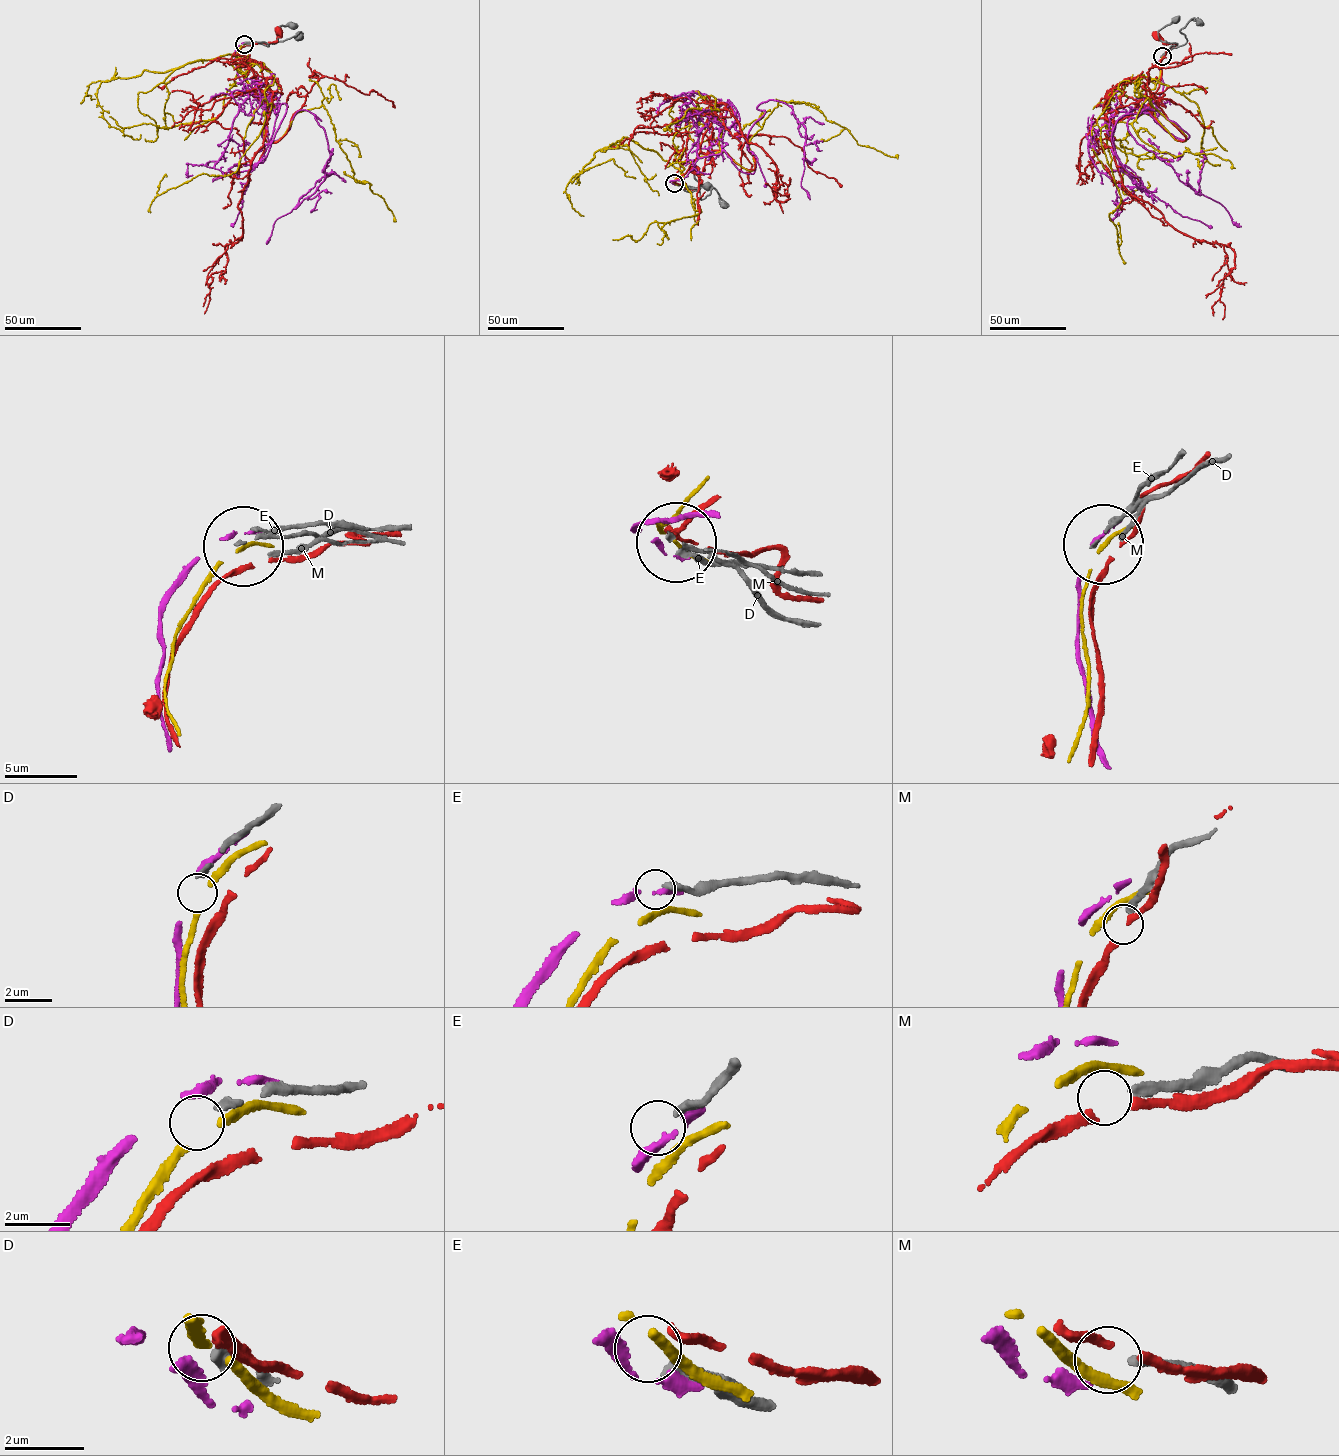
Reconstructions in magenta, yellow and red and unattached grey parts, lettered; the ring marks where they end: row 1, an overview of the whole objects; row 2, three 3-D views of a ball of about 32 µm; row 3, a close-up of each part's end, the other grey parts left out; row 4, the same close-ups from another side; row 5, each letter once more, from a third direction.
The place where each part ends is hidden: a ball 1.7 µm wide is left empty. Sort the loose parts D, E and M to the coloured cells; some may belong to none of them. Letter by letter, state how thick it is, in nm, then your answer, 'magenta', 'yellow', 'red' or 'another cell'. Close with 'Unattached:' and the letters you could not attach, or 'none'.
D: 240 nm | another cell
E: 320 nm | another cell
M: 220 nm | another cell
Unattached: D, E, M

